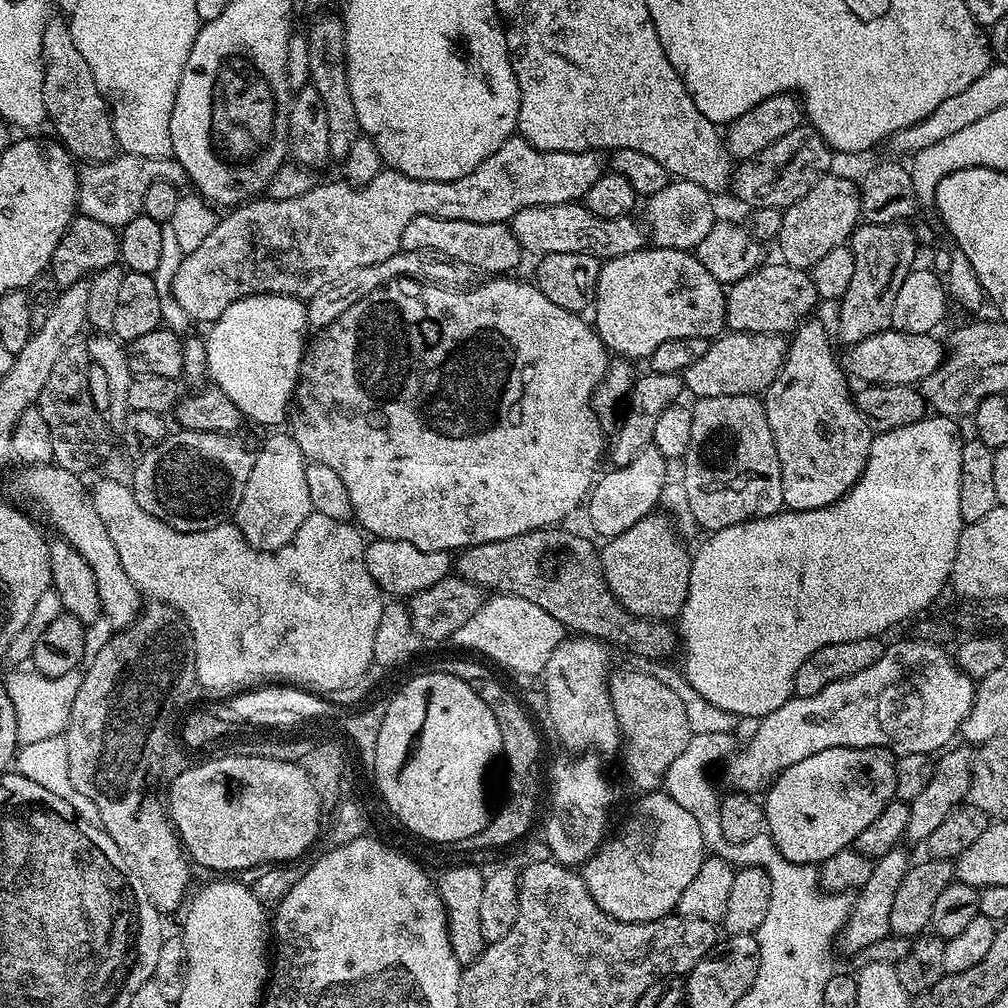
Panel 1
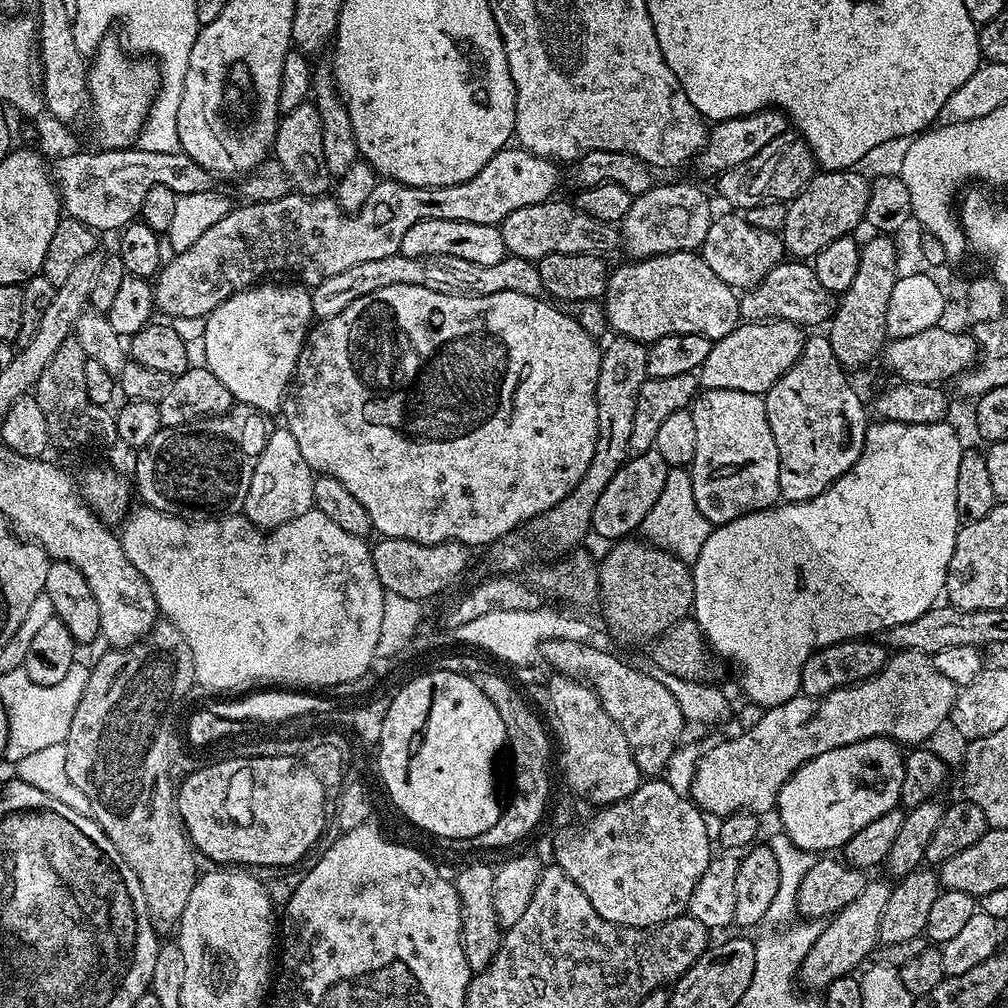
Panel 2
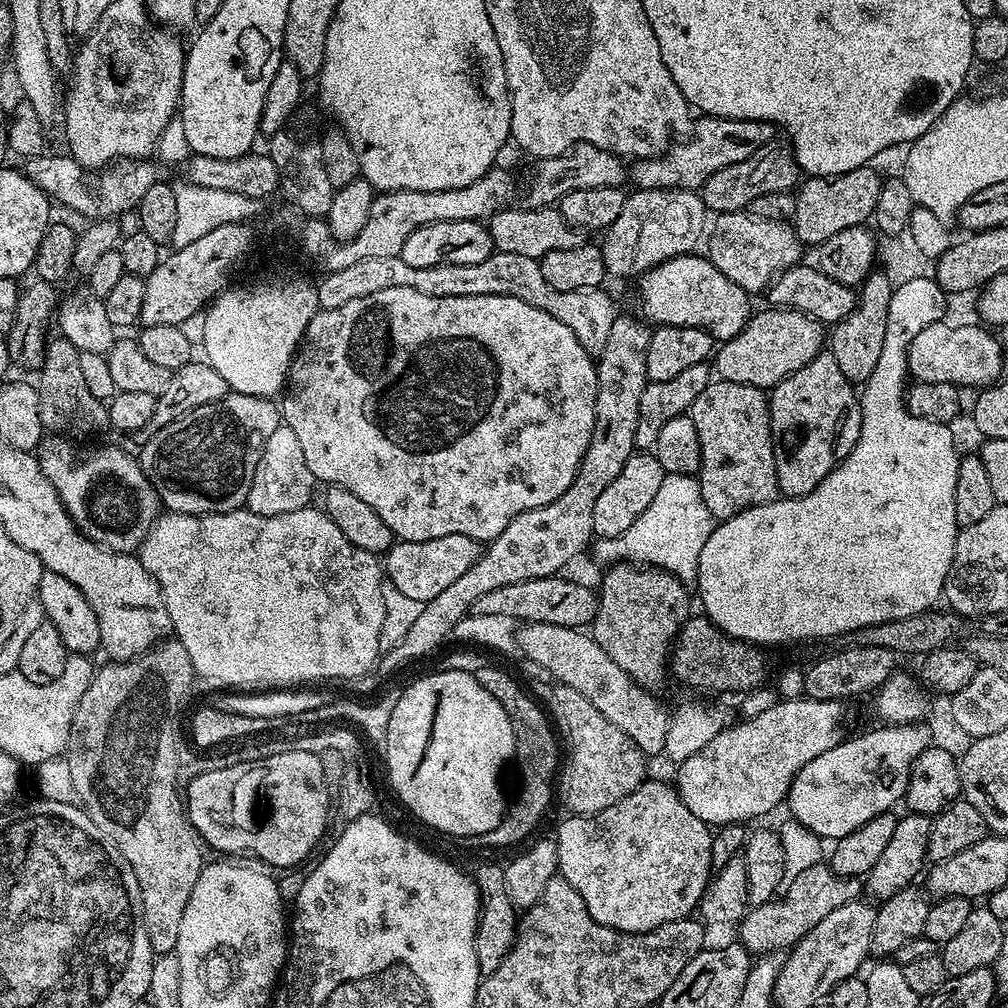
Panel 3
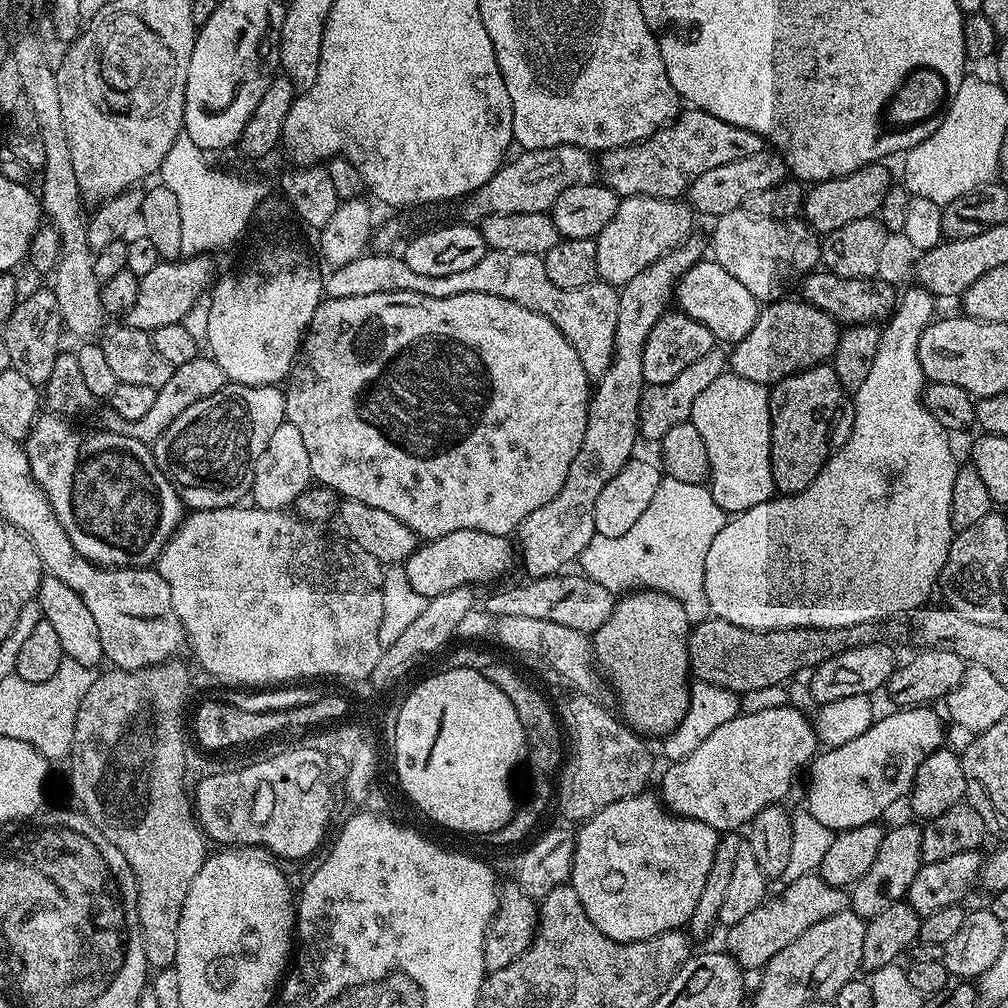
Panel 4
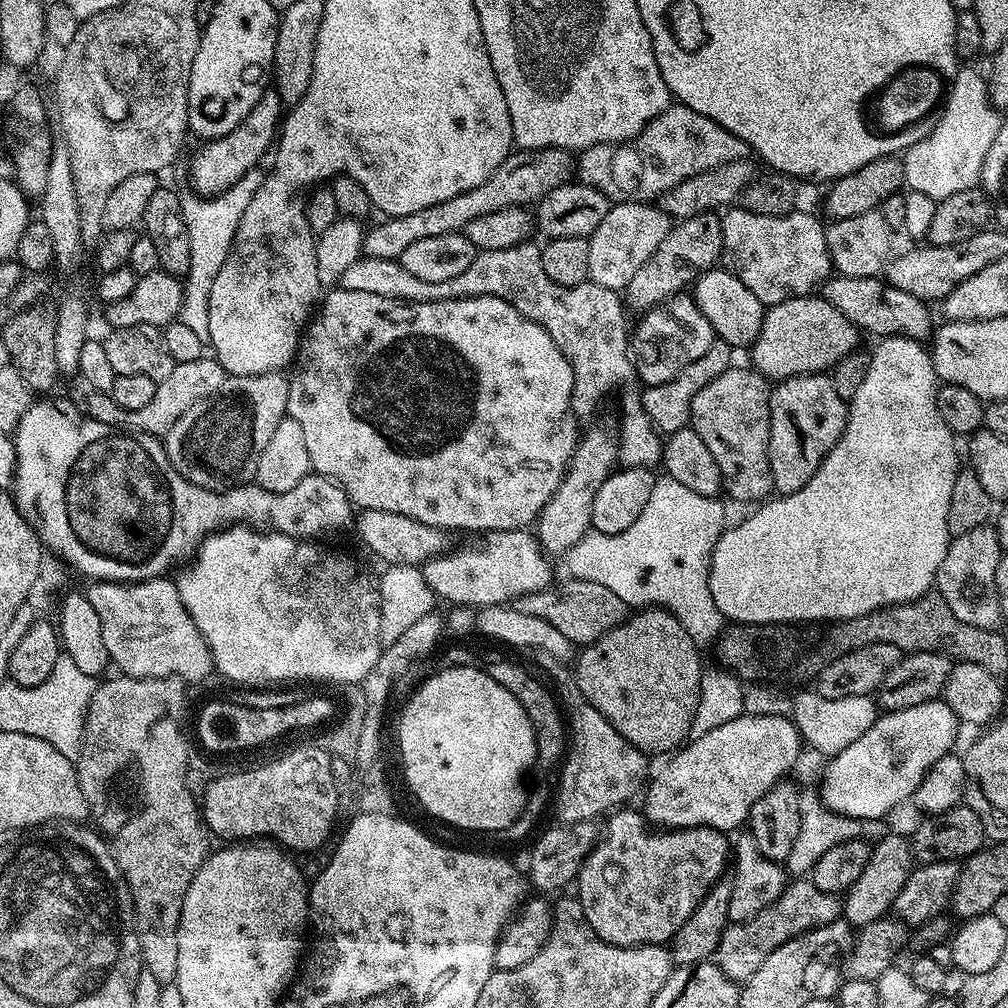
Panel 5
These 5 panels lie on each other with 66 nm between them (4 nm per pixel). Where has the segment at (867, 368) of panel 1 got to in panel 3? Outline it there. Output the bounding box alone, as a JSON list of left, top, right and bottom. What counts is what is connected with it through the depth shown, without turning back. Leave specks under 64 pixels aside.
[909,323,1004,390]

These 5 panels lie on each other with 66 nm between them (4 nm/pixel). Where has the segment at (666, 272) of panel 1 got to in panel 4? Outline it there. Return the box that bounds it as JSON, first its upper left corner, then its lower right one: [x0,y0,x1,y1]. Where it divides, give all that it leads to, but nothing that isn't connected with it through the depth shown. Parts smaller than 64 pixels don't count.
[674,258,761,346]

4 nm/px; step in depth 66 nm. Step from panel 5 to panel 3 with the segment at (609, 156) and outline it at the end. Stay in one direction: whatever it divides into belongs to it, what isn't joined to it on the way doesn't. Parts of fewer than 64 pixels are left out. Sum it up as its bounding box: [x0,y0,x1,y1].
[630,115,777,190]

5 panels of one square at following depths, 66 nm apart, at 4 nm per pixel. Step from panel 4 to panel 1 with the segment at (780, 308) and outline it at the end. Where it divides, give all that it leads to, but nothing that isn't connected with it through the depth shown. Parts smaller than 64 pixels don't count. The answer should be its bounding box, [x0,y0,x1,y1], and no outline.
[683,331,789,398]

